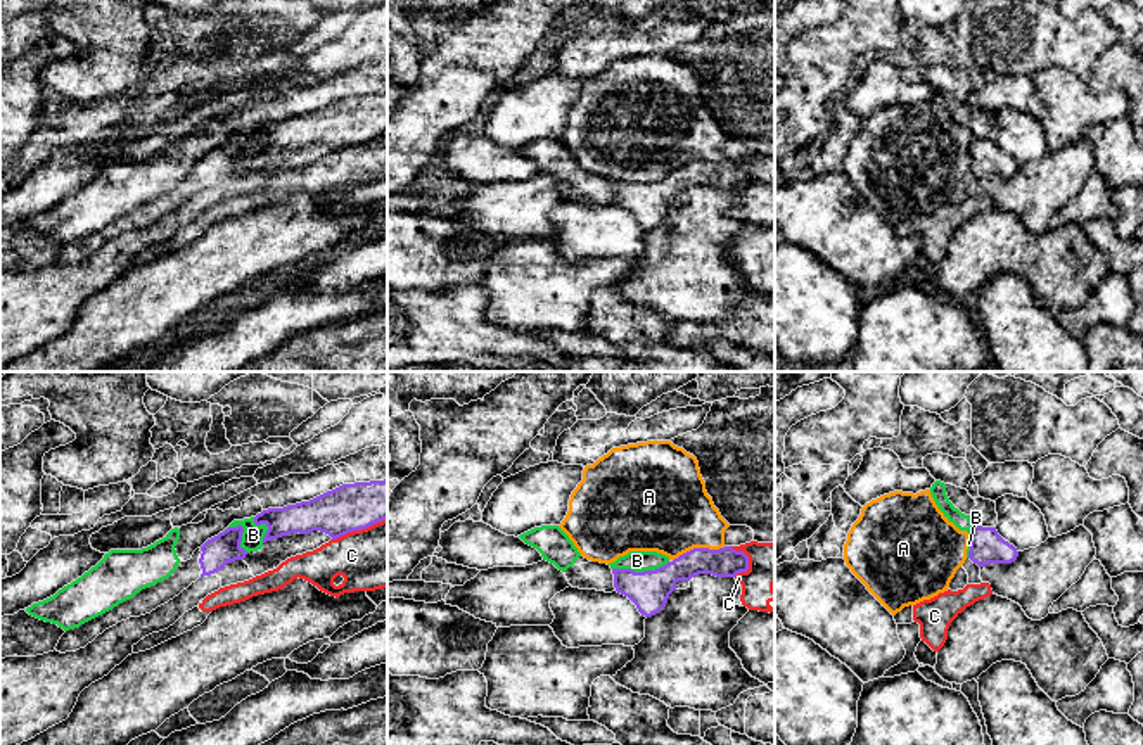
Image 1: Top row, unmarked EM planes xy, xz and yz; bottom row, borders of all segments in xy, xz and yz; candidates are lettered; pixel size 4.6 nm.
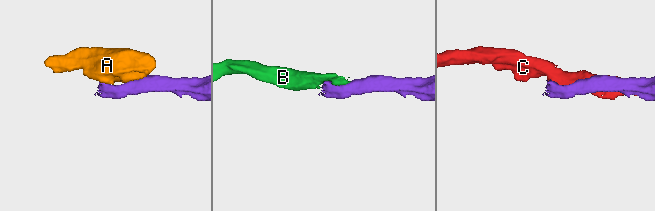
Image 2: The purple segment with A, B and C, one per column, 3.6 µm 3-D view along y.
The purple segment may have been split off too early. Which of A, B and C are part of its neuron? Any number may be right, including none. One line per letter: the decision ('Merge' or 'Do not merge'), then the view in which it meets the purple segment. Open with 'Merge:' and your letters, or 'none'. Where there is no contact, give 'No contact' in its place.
Merge: none
A: Do not merge. Touches purple in xz
B: Do not merge. Touches purple in xz
C: Do not merge. Touches purple in xy

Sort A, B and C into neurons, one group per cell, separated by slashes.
A / B / C

